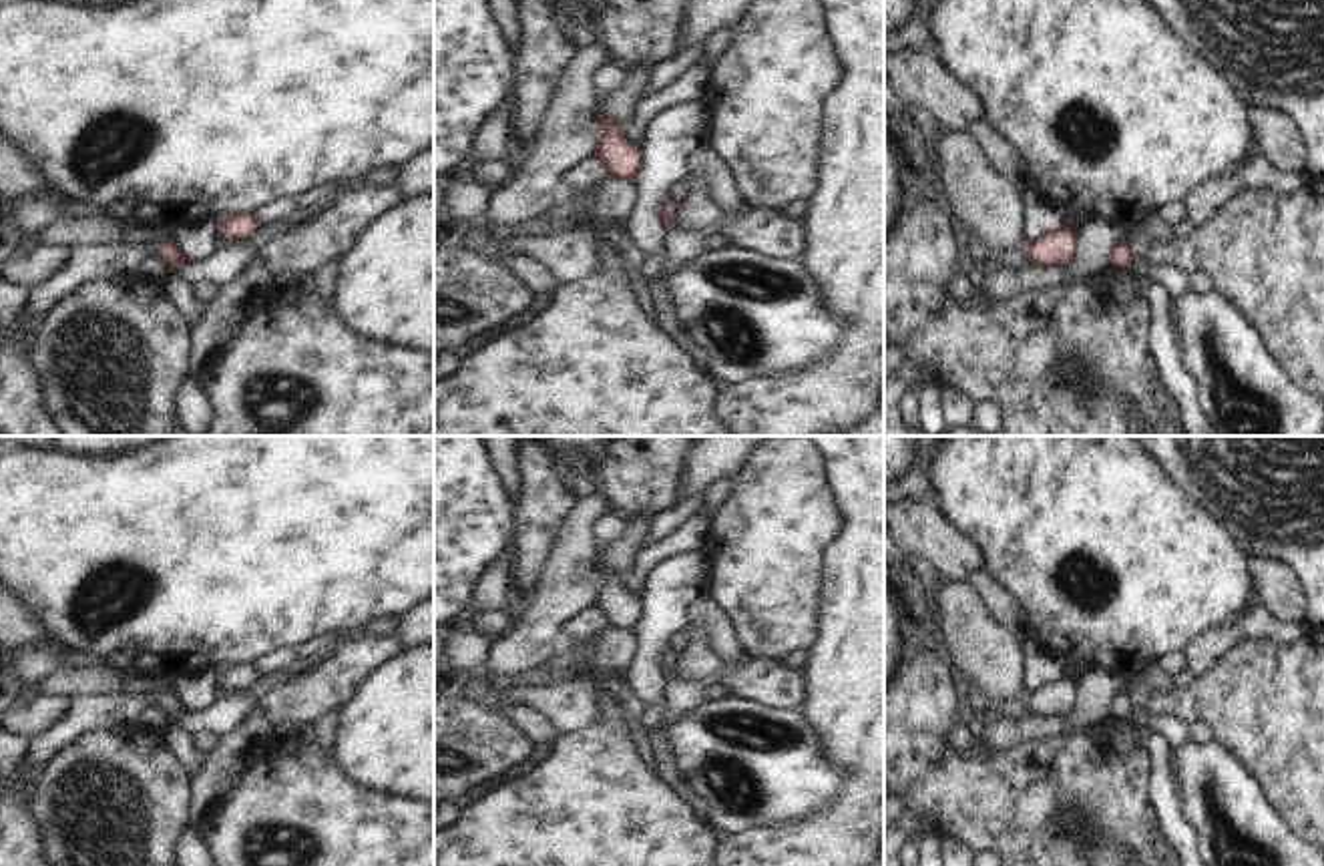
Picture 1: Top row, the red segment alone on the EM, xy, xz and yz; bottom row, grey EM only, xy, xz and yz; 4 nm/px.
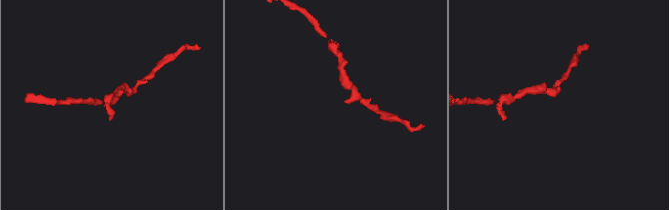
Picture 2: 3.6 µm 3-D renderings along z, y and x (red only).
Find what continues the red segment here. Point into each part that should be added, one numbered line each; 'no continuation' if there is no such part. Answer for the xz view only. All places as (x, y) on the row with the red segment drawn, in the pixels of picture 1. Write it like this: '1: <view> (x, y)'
1: xz (633, 256)

